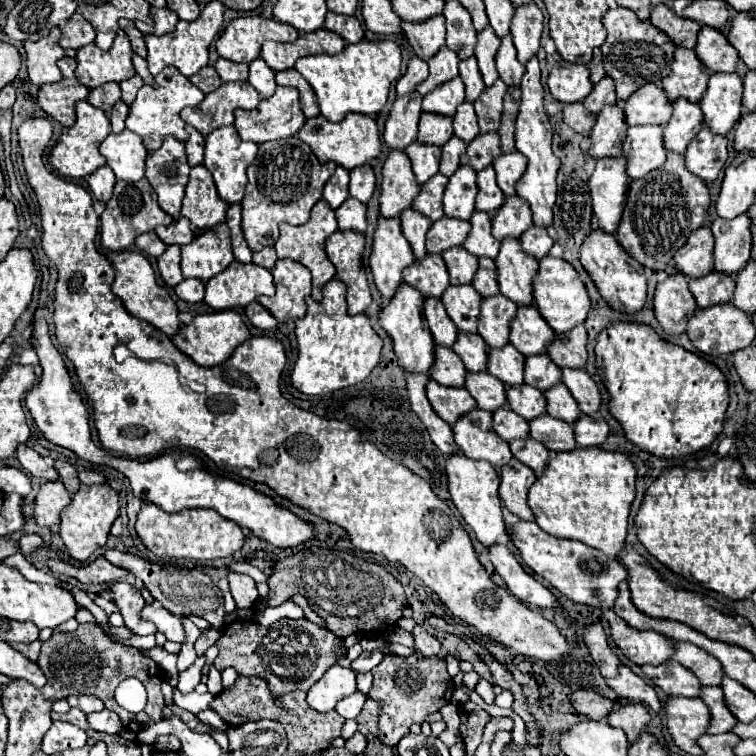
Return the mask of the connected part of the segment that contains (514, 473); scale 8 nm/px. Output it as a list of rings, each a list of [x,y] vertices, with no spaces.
[[[514,458],[510,460],[510,464],[504,464],[500,468],[500,500],[512,514],[522,520],[534,520],[534,514],[526,504],[528,488],[534,480],[534,472]]]

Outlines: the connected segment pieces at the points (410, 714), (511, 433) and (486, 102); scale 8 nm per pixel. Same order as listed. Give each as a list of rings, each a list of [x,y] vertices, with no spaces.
[[[414,652],[410,656],[386,654],[384,660],[372,670],[374,682],[368,692],[368,698],[378,700],[380,718],[378,718],[378,738],[386,746],[396,746],[402,736],[408,734],[410,724],[422,724],[428,714],[438,712],[452,698],[452,678],[446,672],[446,660],[440,656],[424,656]]]
[[[498,408],[494,412],[494,422],[492,422],[496,434],[504,438],[506,442],[514,438],[528,438],[528,422],[512,412],[510,408]]]
[[[498,78],[490,88],[486,88],[480,98],[474,102],[478,124],[482,132],[498,130],[502,116],[502,98],[506,94],[506,84]]]

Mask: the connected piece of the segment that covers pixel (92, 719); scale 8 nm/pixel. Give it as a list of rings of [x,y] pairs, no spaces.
[[[110,710],[88,714],[88,724],[90,724],[92,730],[104,732],[104,734],[118,734],[120,728],[122,728],[122,722],[120,722],[118,714],[110,712]]]

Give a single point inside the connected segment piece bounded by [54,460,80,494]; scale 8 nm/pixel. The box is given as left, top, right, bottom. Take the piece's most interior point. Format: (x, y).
(68, 475)

